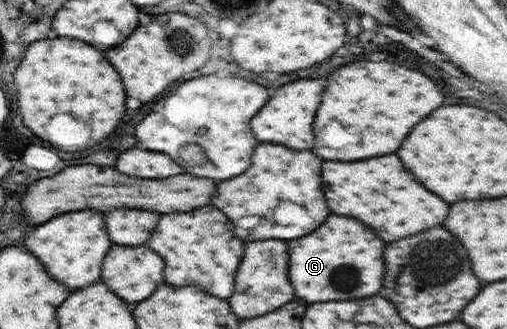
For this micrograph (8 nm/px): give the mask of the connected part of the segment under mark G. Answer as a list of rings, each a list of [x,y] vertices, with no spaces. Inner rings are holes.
[[[331,214],[315,234],[289,242],[289,276],[295,294],[307,302],[329,302],[329,300],[353,300],[379,294],[383,286],[385,260],[383,240],[377,238],[369,226],[355,218]]]

